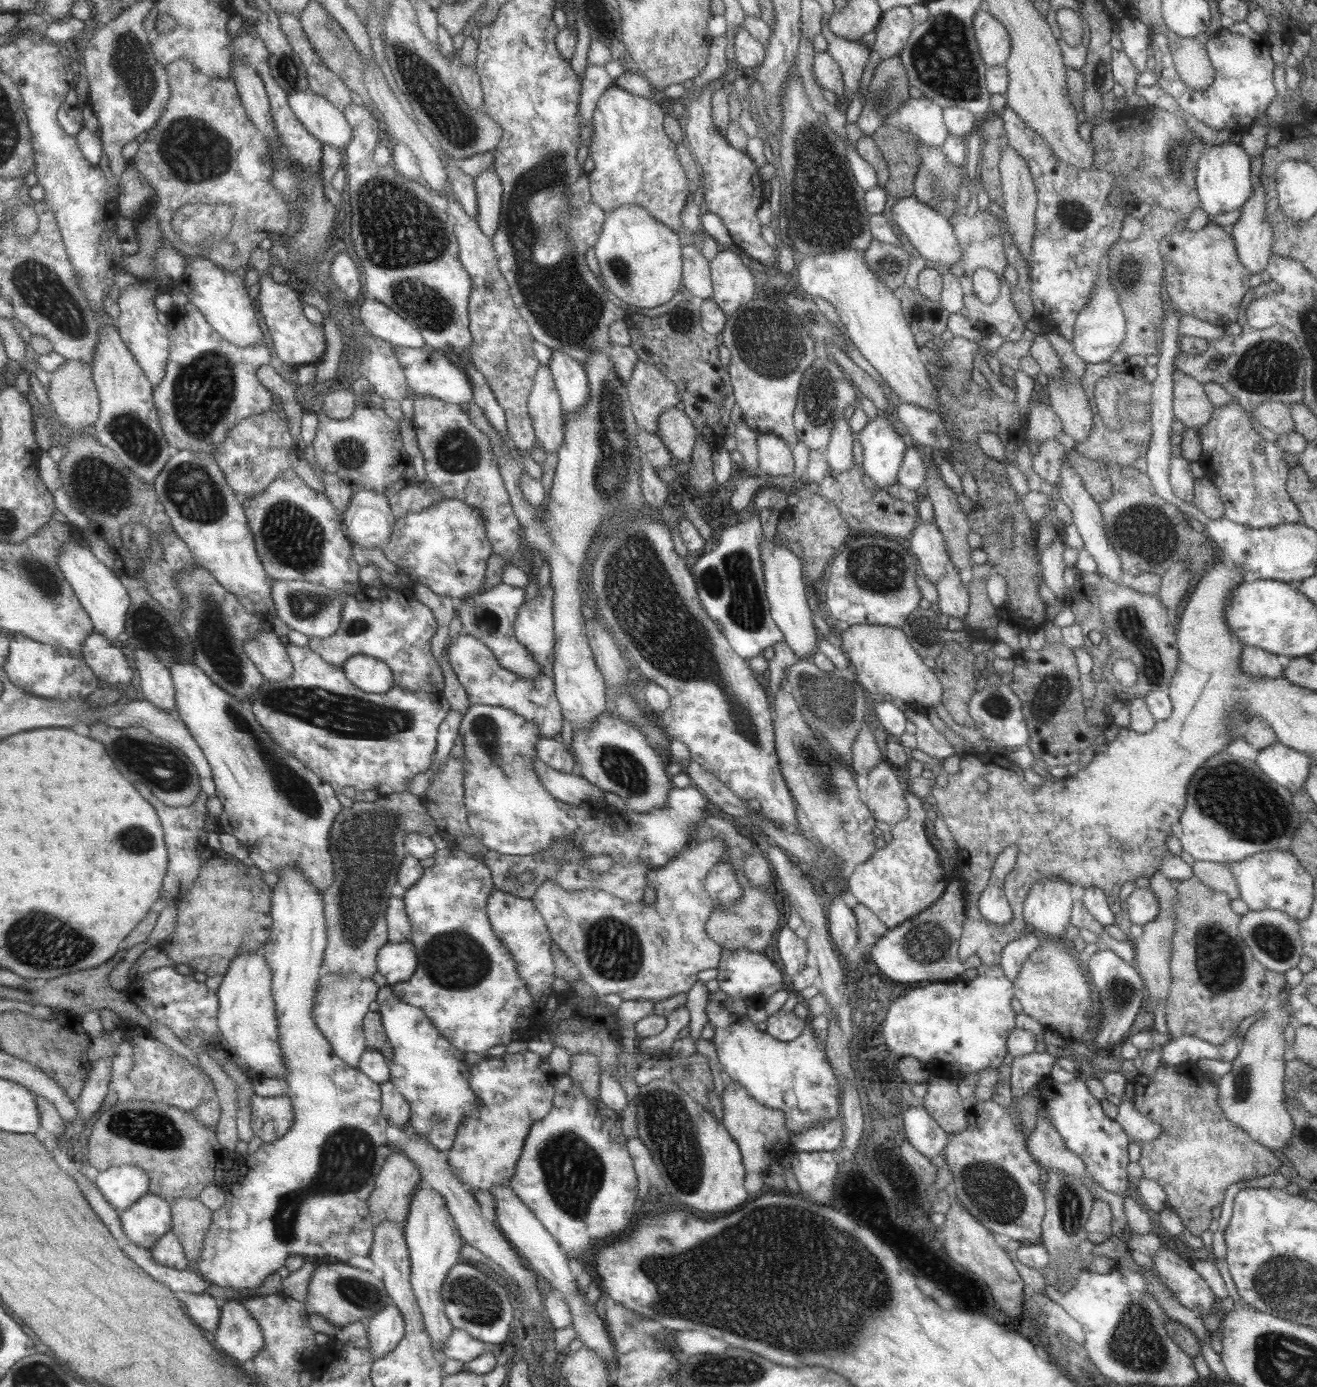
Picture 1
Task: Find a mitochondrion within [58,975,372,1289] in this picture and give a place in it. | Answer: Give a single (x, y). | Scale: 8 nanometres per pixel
(150, 1128)

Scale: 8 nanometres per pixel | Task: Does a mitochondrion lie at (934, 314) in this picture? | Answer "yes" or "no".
no

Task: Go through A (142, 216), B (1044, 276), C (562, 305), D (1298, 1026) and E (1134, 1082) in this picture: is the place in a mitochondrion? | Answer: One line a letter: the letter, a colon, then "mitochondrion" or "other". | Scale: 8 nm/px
A: other
B: other
C: mitochondrion
D: other
E: other

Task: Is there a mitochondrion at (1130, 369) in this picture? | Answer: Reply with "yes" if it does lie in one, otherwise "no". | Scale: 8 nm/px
no

